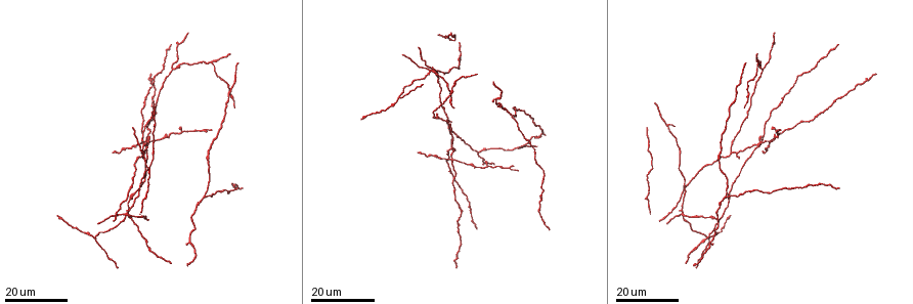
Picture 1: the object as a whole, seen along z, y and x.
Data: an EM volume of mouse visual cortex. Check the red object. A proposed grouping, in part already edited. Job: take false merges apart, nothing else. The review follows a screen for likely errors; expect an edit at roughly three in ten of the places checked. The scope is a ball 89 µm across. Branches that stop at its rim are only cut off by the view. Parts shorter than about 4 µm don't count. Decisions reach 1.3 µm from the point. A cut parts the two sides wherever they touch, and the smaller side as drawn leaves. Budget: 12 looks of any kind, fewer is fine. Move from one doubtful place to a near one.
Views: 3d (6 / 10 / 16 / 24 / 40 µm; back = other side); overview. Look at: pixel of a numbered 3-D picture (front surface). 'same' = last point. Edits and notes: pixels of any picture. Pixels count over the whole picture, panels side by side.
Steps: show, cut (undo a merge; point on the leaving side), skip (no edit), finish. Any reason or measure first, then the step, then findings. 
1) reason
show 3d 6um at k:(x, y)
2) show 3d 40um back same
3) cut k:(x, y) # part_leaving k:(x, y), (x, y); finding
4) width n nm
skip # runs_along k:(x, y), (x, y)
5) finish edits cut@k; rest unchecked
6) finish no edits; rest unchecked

show 3d 24um at 1:(147, 243)

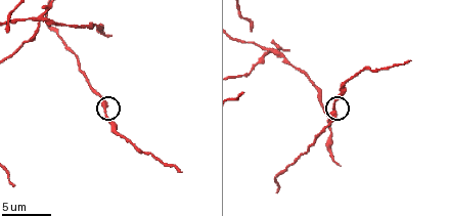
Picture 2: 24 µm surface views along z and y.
show 3d 10um at 2:(334, 109)

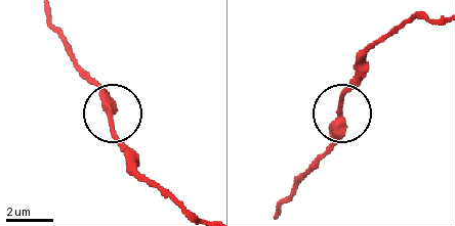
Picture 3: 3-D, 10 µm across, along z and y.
skip # all the same neuron

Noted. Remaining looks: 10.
four or more arms meet
show 3d 10um at 2:(267, 51)

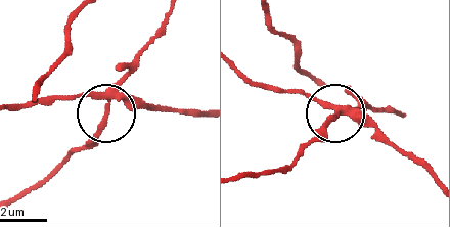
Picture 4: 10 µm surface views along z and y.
cut 4:(130, 66) # part_leaving 4:(110, 92), (164, 17); two neurons meet here

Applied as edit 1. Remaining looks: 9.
show overview

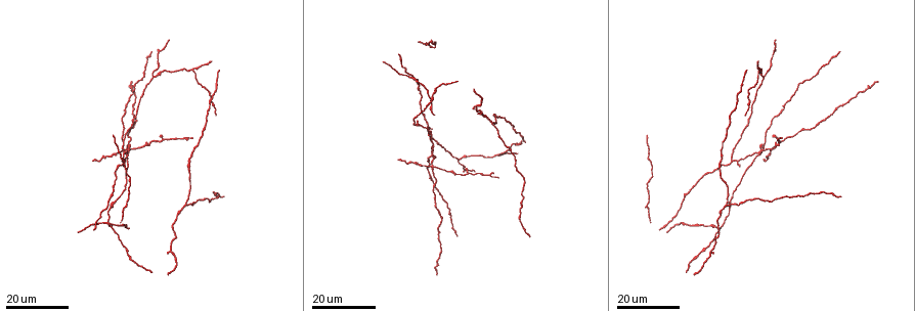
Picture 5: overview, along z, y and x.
branch point
show 3d 24um at 5:(734, 160)

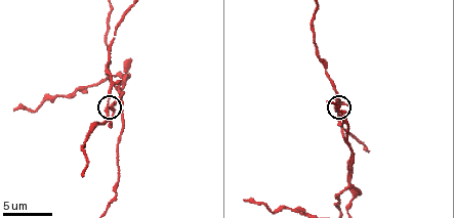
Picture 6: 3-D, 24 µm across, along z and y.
show 3d 10um at 6:(338, 99)

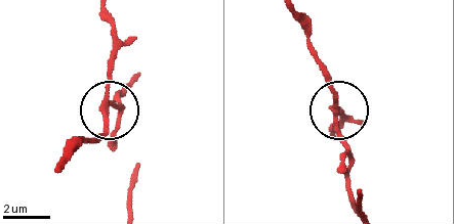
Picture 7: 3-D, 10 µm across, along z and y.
side_arm 68 um; arms 3
skip # one neuron here

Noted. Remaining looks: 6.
show 3d 16um at 6:(349, 184)

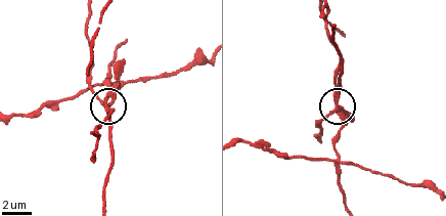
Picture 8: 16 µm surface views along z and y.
skip # all the same neuron

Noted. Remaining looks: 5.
arms part here
show 3d 16um at 5:(764, 77)

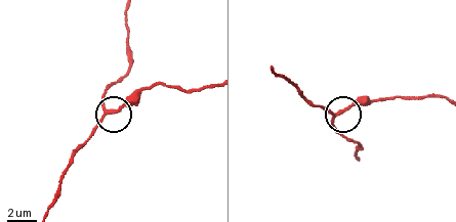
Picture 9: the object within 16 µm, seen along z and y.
zoom in
show 3d 6um at 9:(329, 112)

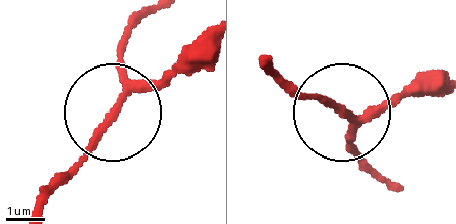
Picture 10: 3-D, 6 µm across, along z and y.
show 3d 6um back at 10:(345, 114)

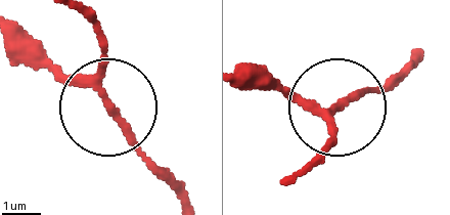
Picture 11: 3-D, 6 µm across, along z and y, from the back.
width 180 nm
skip # runs_along 11:(334, 106), (396, 87); all the same neuron

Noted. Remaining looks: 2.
branch point
show 3d 24um at 5:(496, 154)

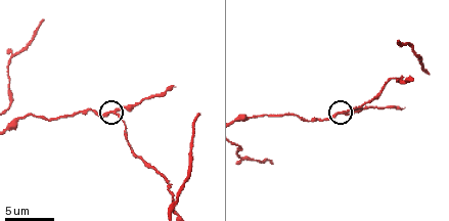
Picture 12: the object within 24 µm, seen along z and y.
show 3d 6um at 12:(346, 113)

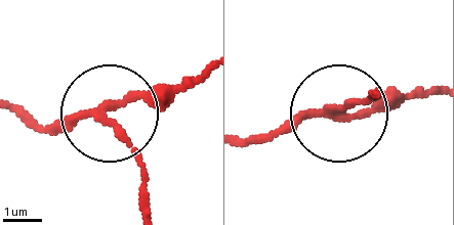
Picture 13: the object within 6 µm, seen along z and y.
arms 3
cut 13:(138, 160) # part_leaving 13:(106, 121), (134, 156), (141, 206); two neurons meet here

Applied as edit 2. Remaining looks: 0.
finish edits cut@4, cut@13; rest unchecked

